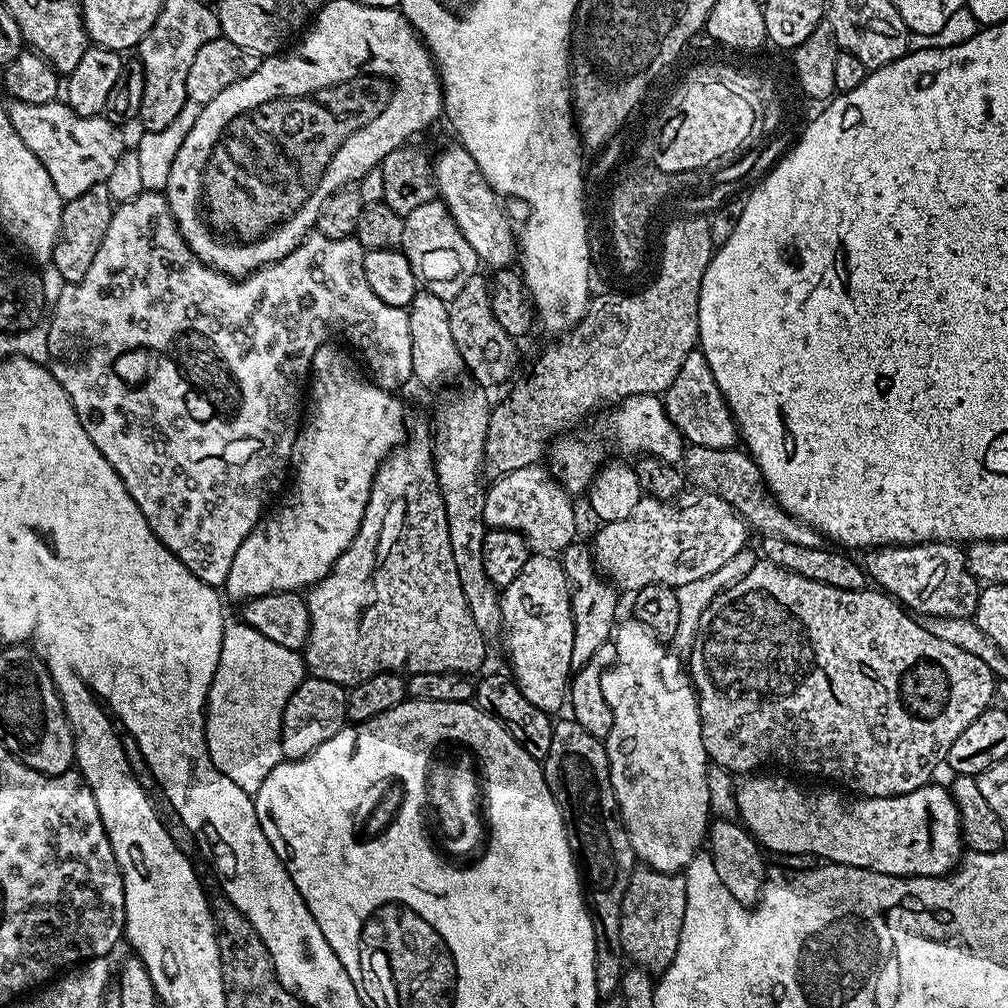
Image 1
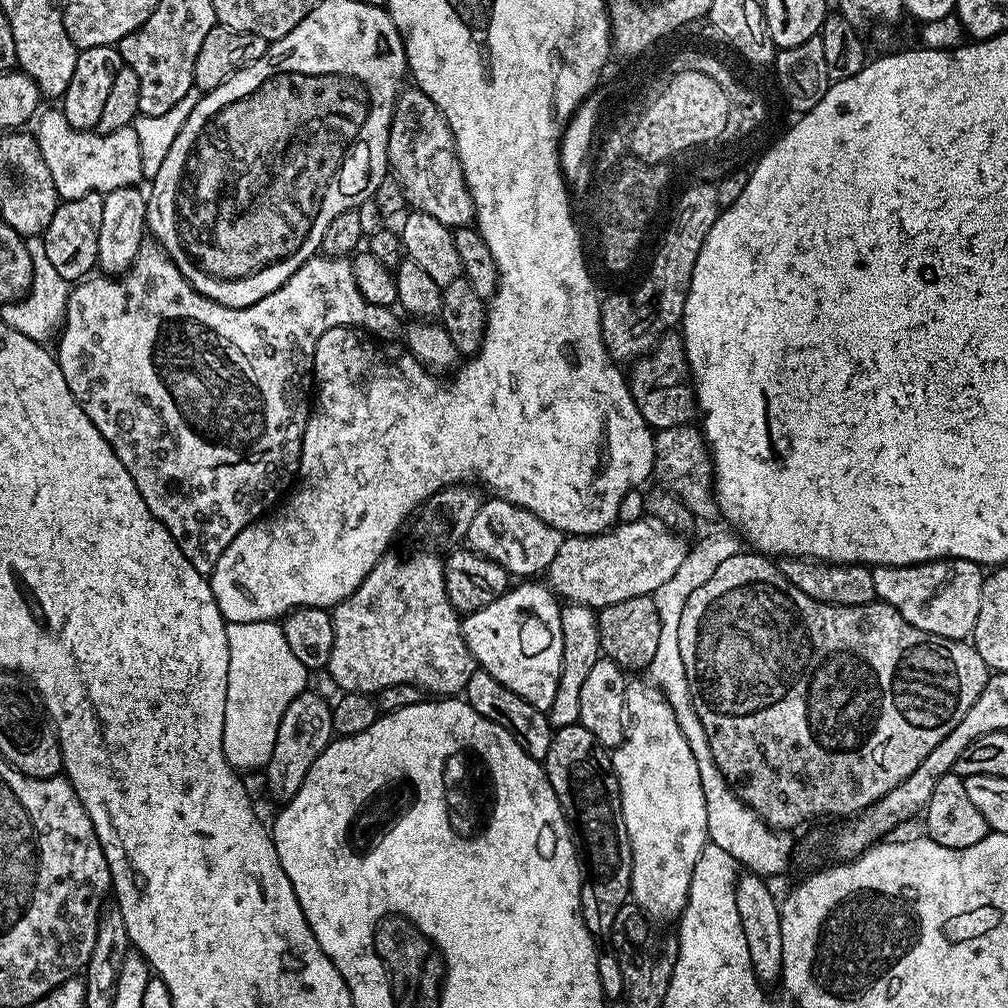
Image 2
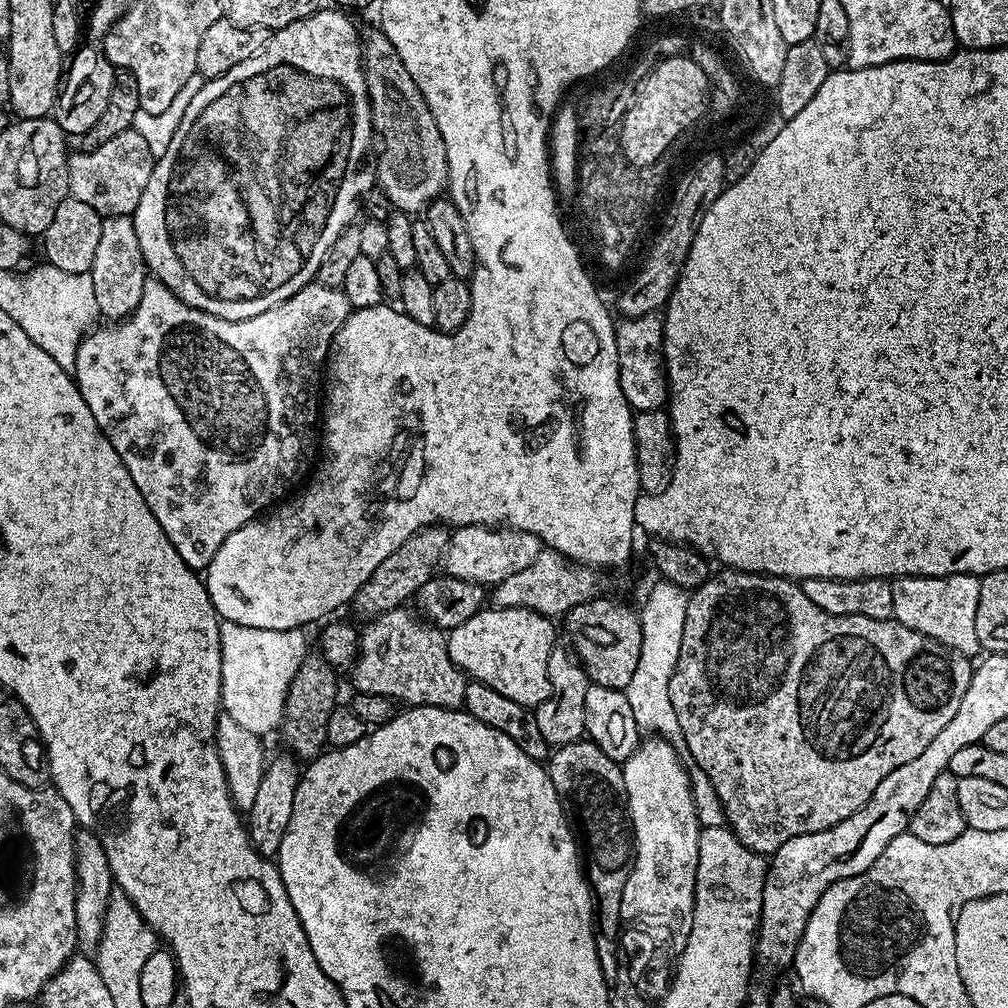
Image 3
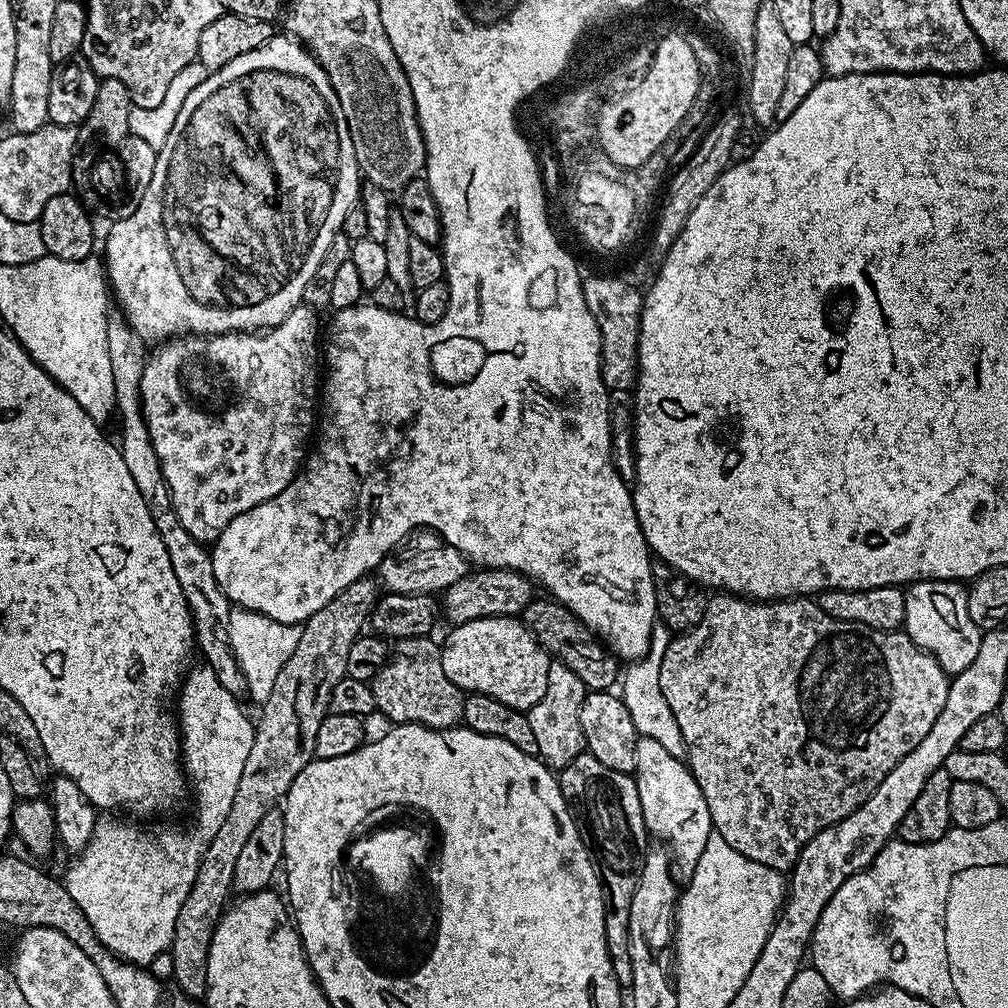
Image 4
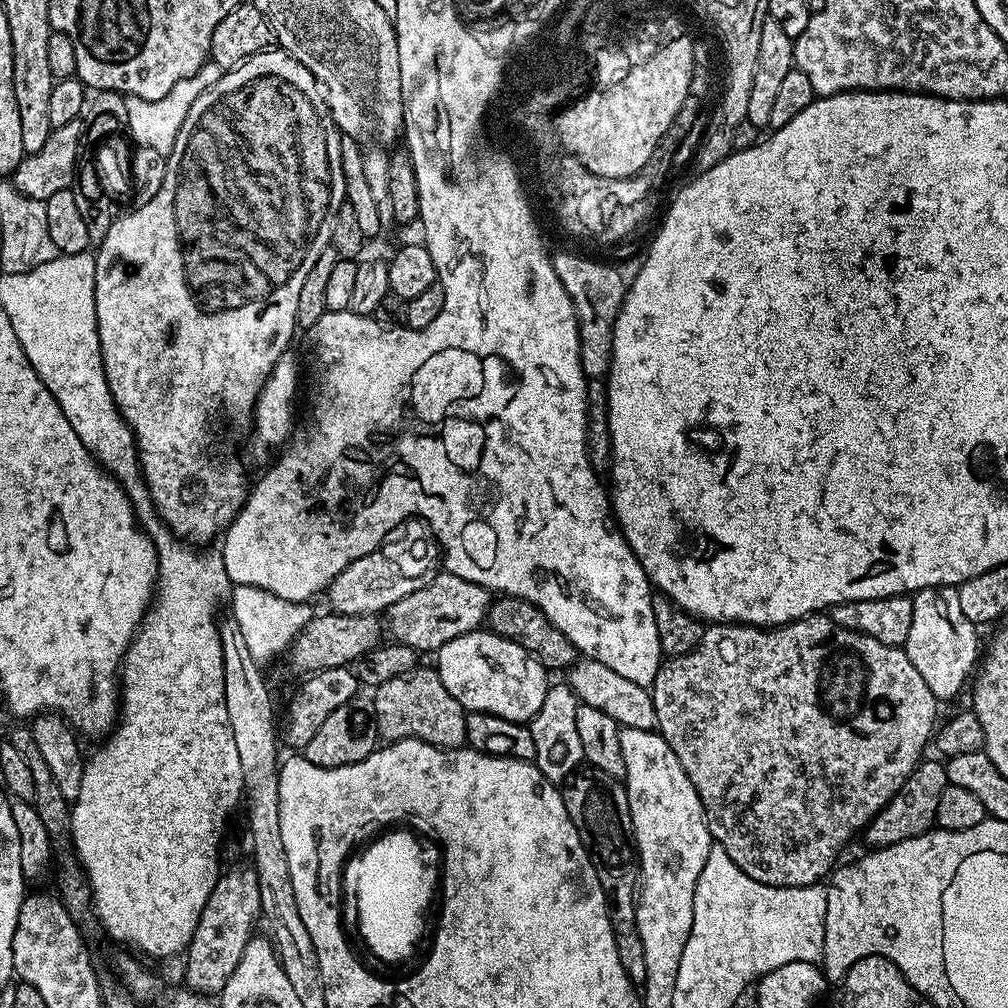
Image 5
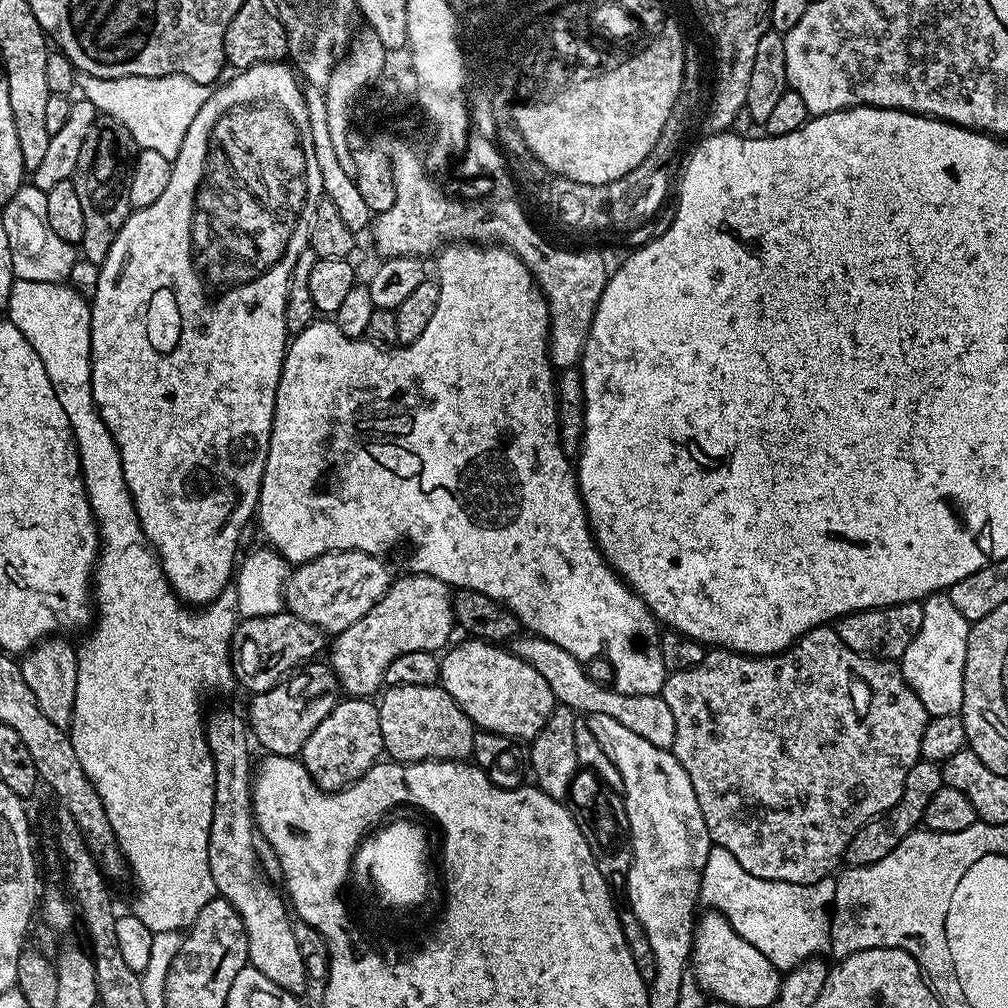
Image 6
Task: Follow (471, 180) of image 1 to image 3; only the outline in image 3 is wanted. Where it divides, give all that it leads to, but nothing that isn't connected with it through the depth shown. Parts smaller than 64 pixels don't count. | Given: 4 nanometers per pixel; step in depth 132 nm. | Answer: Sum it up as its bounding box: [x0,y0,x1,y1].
[362,30,448,213]

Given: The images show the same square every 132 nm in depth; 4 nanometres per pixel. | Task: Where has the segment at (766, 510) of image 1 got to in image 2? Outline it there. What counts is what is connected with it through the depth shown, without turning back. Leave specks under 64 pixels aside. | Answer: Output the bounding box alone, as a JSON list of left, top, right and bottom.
[652,423,720,517]

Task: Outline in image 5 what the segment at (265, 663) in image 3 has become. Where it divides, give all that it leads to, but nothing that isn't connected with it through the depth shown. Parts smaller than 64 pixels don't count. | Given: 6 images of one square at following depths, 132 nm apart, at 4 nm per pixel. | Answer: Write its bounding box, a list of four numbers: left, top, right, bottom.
[230,585,314,662]

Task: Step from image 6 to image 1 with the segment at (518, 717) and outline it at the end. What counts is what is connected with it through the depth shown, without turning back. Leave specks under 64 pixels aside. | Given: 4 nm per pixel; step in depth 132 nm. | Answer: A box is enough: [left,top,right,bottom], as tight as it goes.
[500,554,574,714]

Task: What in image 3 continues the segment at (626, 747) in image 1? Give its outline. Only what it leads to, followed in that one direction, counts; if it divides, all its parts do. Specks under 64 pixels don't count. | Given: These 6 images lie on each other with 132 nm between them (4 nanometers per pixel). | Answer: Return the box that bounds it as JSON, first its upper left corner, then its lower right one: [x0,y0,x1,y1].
[620,738,702,1002]

